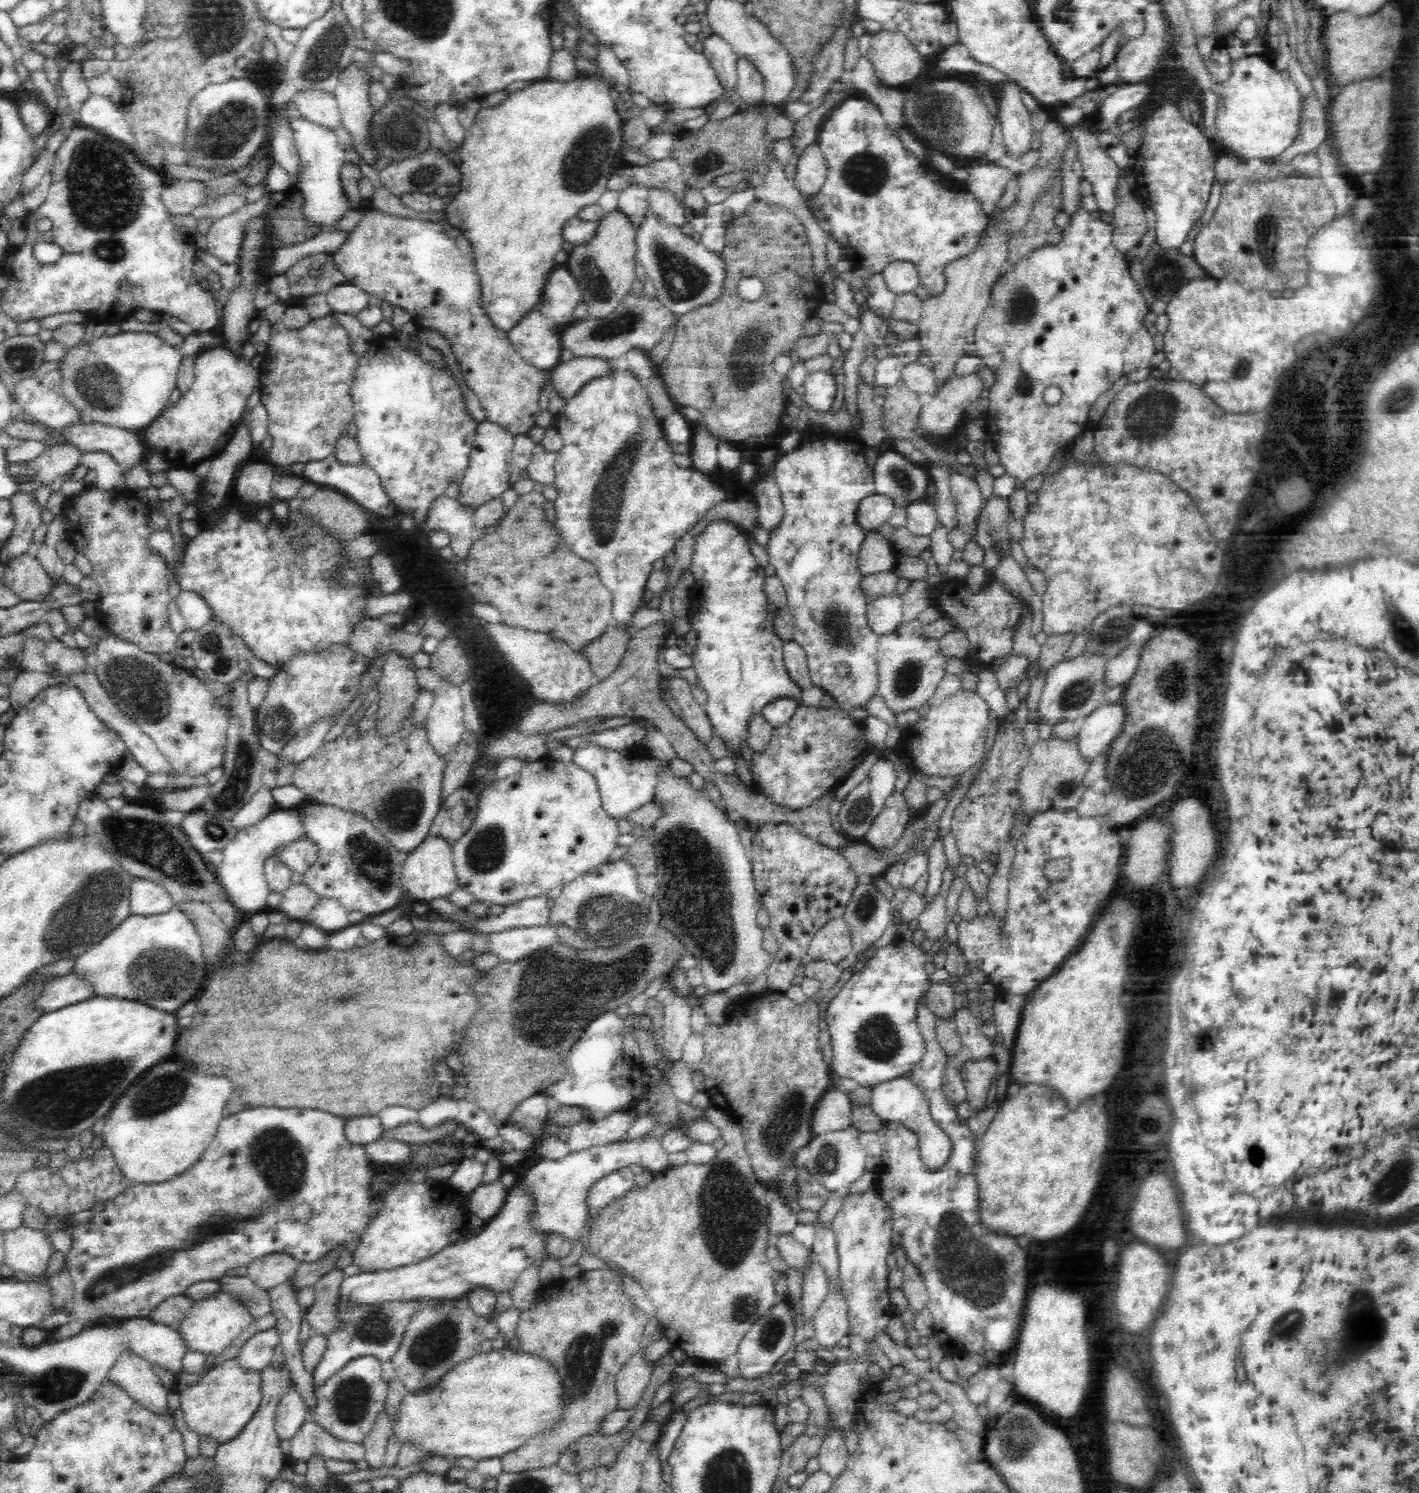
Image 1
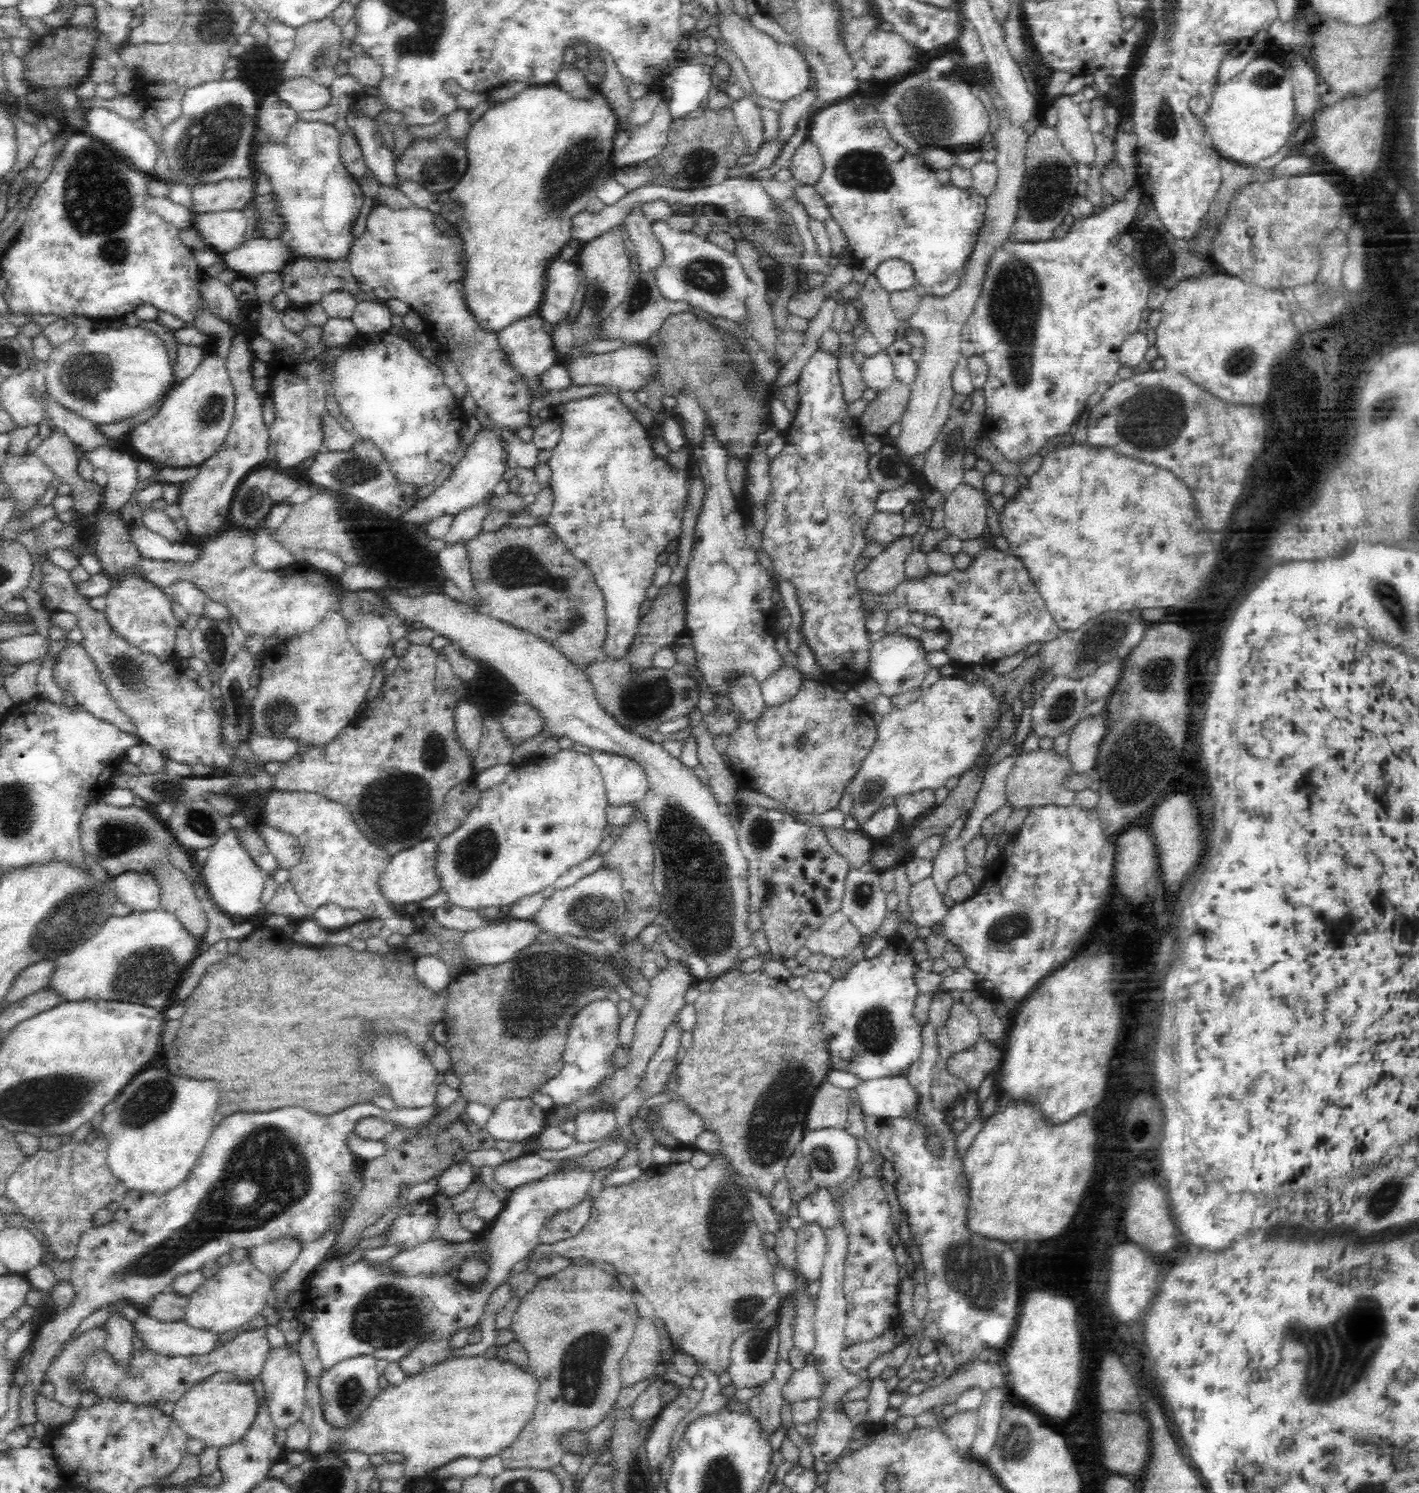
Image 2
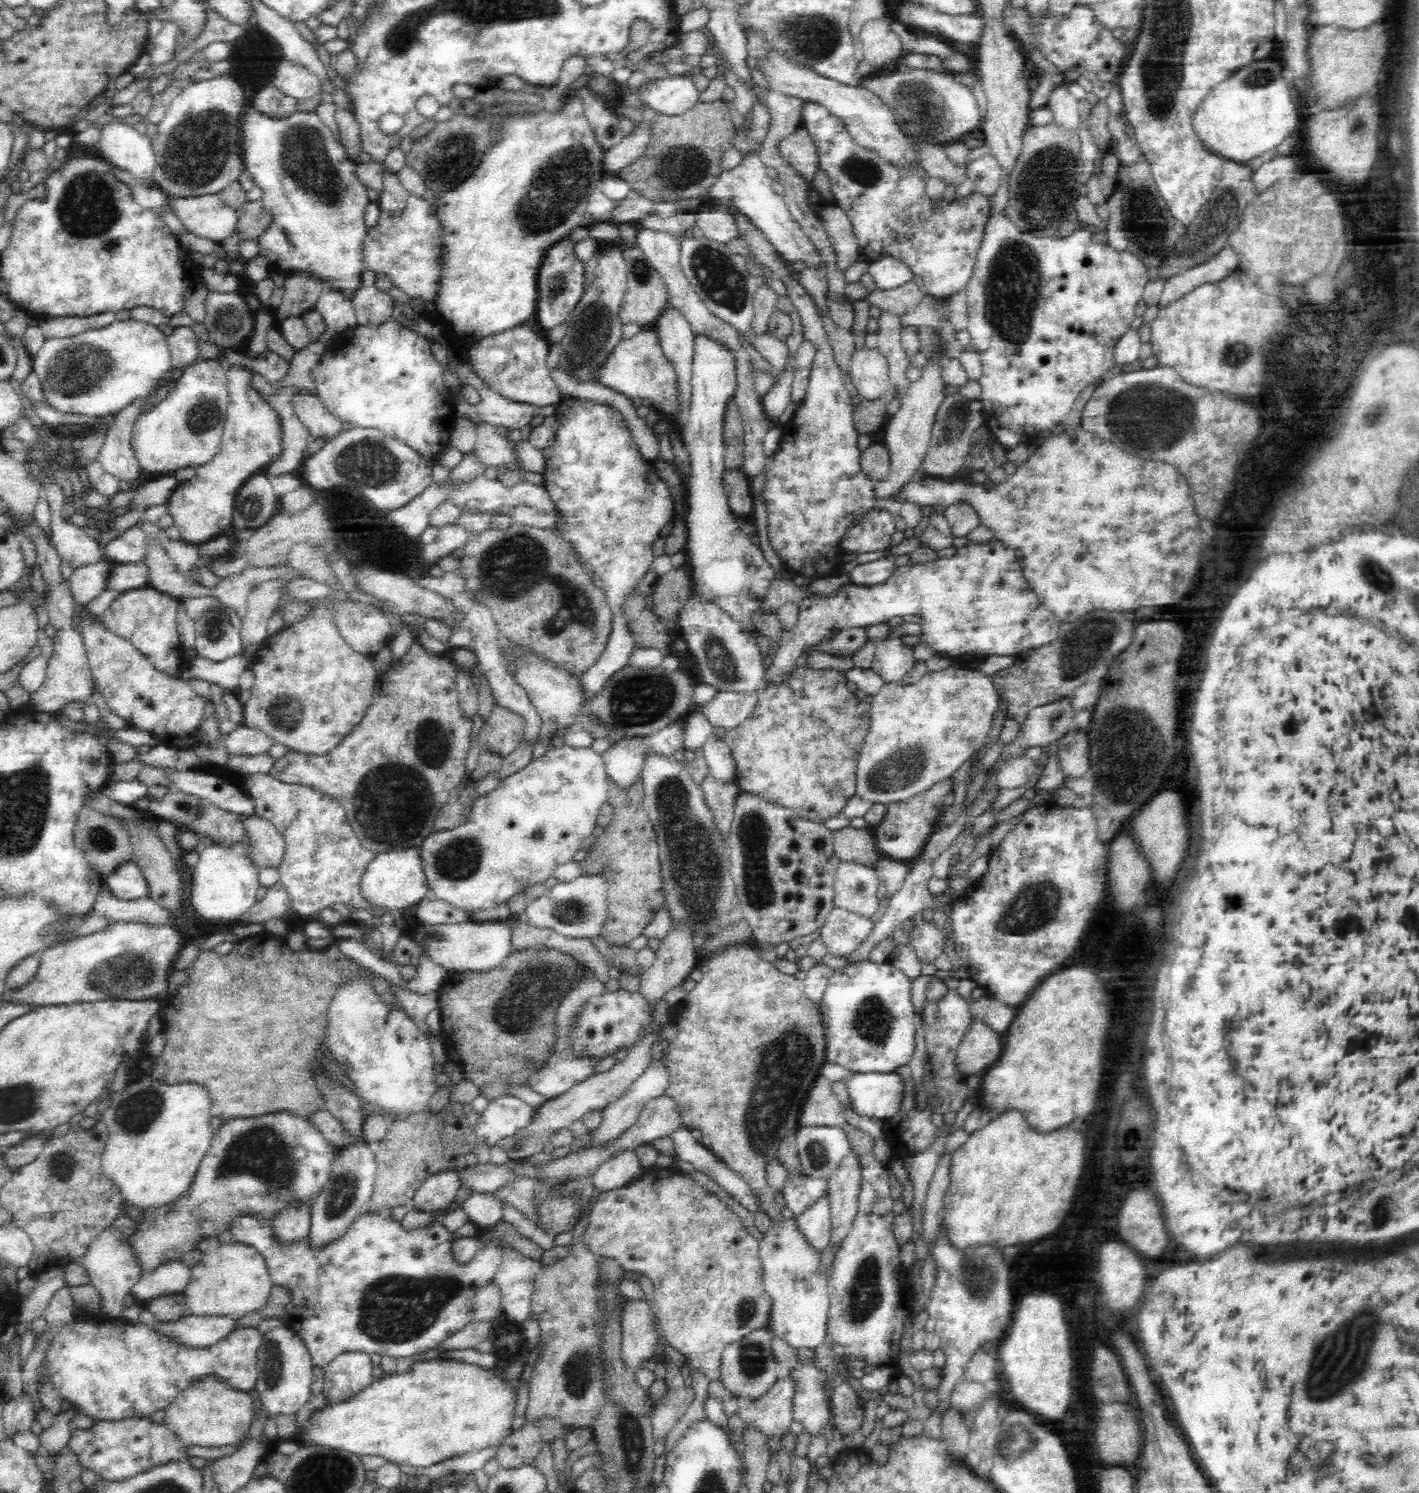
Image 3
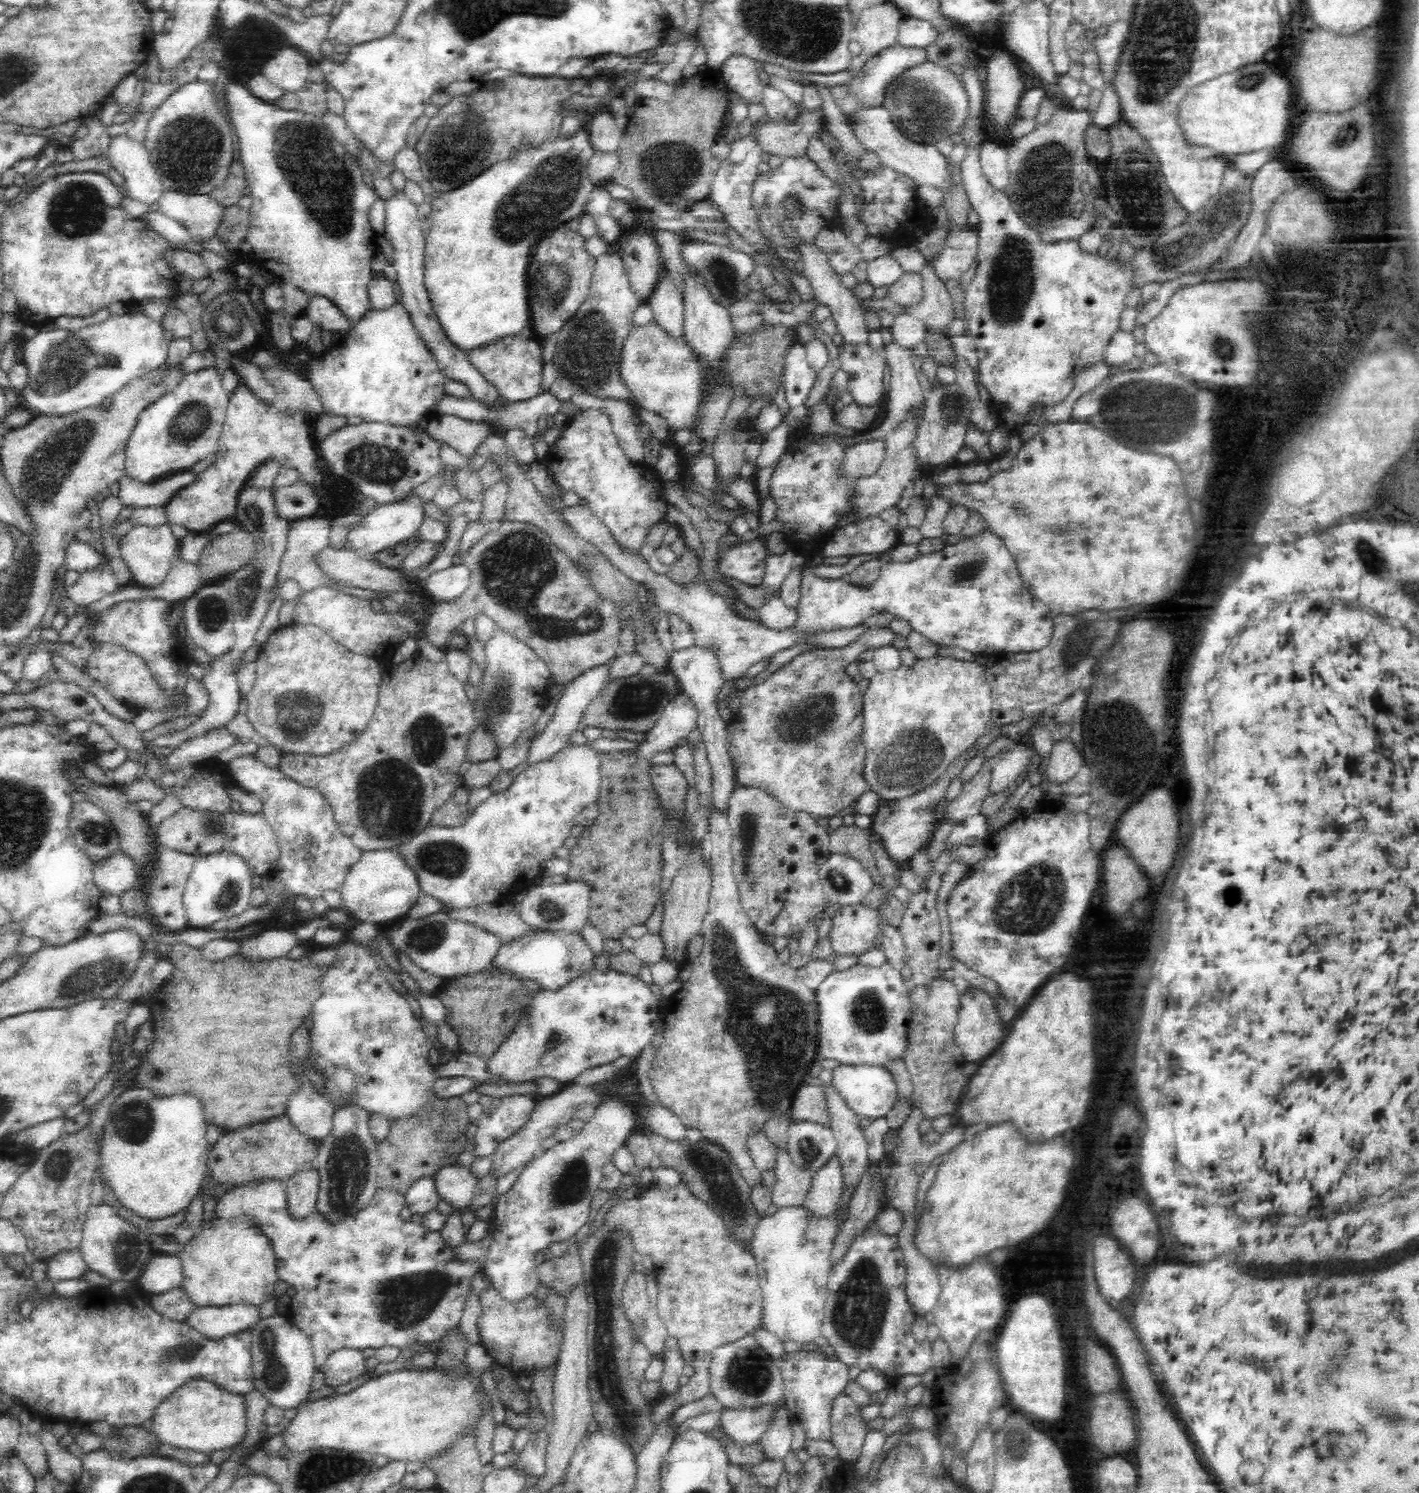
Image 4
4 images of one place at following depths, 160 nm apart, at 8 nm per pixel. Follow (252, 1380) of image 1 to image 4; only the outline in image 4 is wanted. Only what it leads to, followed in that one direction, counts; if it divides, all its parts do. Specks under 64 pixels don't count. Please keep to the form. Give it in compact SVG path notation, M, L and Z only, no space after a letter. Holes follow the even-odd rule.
M192 1379L178 1386L166 1400L158 1403L151 1419L148 1431L157 1441L198 1454L234 1447L247 1428L244 1397L202 1379Z

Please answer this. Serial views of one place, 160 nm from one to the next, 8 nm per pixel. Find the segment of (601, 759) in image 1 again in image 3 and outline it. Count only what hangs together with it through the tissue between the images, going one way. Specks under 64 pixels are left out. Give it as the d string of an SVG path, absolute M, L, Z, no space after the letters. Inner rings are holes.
M682 712L676 718L670 718L670 722L658 732L646 736L632 736L632 738L622 738L615 745L612 745L603 754L606 764L607 775L614 779L616 783L626 787L632 783L643 771L646 762L654 756L671 758L676 752L684 748L684 735L688 726L689 712Z

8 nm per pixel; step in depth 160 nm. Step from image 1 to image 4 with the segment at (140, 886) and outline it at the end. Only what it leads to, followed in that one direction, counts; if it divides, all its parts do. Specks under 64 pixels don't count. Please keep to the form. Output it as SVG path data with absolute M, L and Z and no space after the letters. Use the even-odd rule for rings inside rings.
M120 848L93 862L92 874L101 893L120 896L133 886L138 870L135 862Z

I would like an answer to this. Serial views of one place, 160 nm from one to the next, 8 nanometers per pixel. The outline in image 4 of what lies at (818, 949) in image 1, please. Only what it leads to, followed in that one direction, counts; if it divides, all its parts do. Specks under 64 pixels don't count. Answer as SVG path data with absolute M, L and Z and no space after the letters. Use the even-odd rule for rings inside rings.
M864 905L836 907L833 925L828 932L833 952L837 956L860 956L874 948L878 925L876 911Z

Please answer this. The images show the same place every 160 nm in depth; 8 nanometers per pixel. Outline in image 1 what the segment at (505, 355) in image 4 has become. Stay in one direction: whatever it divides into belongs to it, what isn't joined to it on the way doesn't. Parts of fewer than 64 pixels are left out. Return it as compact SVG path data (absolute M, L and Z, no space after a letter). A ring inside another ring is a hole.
M536 310L526 314L526 317L522 317L511 330L505 332L516 354L522 357L524 362L540 370L553 369L561 361L561 351L564 348L560 331L551 329L548 321L549 319Z

